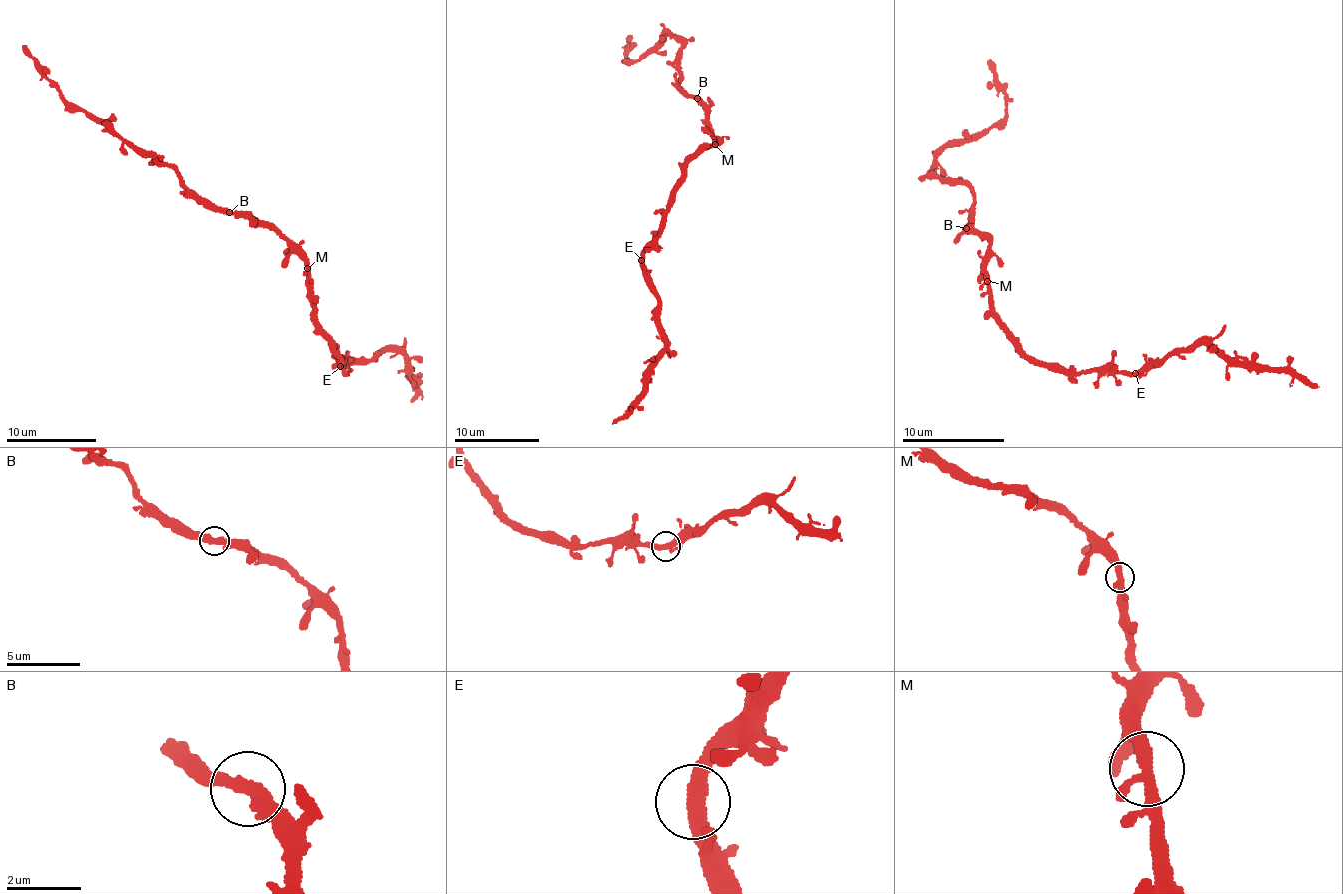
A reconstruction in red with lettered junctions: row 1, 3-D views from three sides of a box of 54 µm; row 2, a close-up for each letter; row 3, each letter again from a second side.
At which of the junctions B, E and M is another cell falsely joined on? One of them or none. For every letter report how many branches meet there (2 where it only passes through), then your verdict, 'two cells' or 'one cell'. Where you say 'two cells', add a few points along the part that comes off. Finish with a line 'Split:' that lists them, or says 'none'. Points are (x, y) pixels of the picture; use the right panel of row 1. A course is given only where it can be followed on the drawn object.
B: branches 2; one cell
E: branches 2; one cell
M: branches 2; one cell
Split: none

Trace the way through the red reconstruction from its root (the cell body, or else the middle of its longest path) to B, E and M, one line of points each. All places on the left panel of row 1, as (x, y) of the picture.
B: (301, 252), (270, 226), (230, 213)
E: (301, 252), (307, 295), (324, 334), (332, 341), (332, 350), (338, 350), (339, 361), (345, 360), (340, 366)
M: (301, 252), (307, 268)

